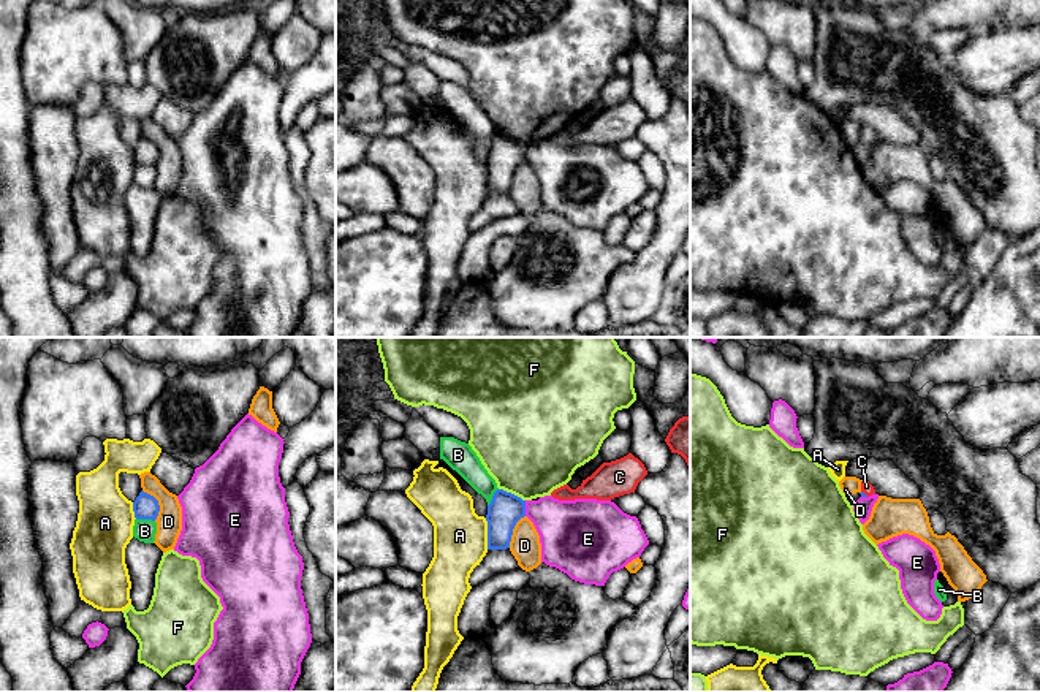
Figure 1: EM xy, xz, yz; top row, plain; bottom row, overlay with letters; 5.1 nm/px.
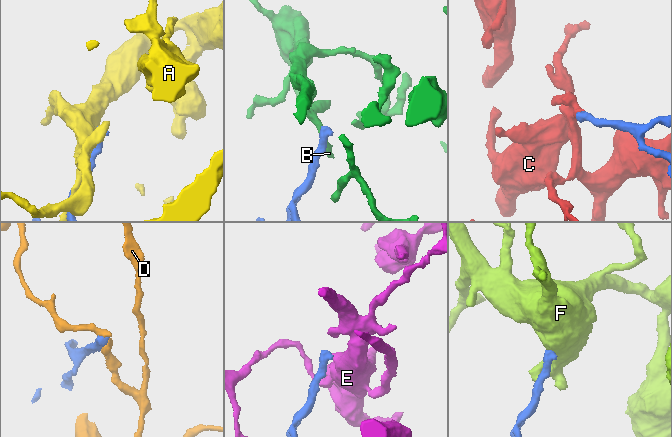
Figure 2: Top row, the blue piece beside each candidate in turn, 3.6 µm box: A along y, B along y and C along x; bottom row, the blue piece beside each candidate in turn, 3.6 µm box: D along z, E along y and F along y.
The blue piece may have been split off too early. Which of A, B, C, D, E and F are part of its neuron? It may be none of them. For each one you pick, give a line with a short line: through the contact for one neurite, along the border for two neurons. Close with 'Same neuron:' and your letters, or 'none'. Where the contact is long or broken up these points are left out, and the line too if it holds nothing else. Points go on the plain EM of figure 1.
C: Line: yz (863, 140), (863, 138), (866, 132)
Same neuron: C

